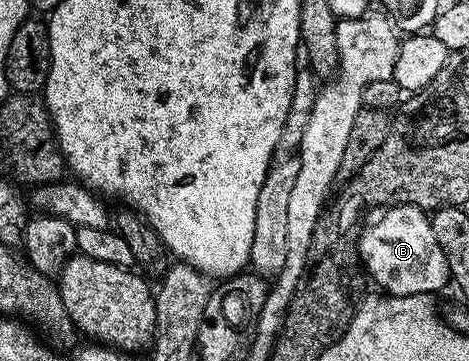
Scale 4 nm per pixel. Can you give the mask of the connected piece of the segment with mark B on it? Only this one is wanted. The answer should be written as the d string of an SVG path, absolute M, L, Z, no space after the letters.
M400 205L386 208L376 223L371 223L357 235L357 250L362 270L371 274L376 288L388 295L426 295L439 291L449 283L451 274L433 237L431 220L428 212L422 207Z

